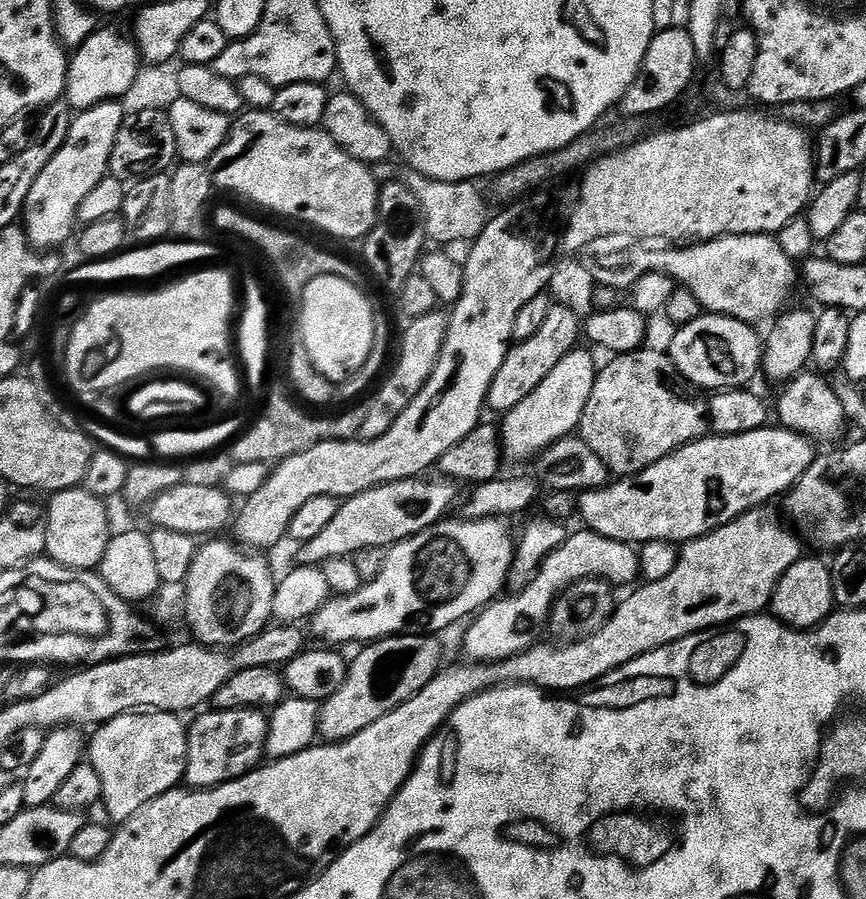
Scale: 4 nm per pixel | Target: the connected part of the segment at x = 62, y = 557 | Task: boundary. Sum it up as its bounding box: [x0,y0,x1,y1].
[44,487,114,570]

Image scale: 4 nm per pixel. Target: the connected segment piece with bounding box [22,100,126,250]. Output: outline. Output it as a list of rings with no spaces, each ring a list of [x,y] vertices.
[[[111,100],[73,115],[70,134],[66,138],[62,150],[58,150],[58,154],[54,154],[54,158],[50,158],[46,170],[42,170],[42,174],[38,174],[38,182],[34,182],[34,187],[30,190],[30,198],[26,198],[22,224],[33,248],[60,250],[56,248],[62,247],[71,238],[72,231],[74,231],[74,236],[78,228],[76,215],[82,202],[86,199],[86,194],[90,194],[90,190],[94,190],[94,186],[98,186],[98,182],[102,182],[102,178],[109,175],[108,167],[114,150],[114,138],[118,138],[118,130],[122,130],[122,122],[126,115],[126,109],[122,105],[123,103]]]

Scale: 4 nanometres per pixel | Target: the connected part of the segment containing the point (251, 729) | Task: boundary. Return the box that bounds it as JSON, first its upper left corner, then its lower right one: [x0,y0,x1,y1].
[183,708,268,790]

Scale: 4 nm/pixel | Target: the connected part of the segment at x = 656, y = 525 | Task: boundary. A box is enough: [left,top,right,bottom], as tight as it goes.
[577,426,816,546]

